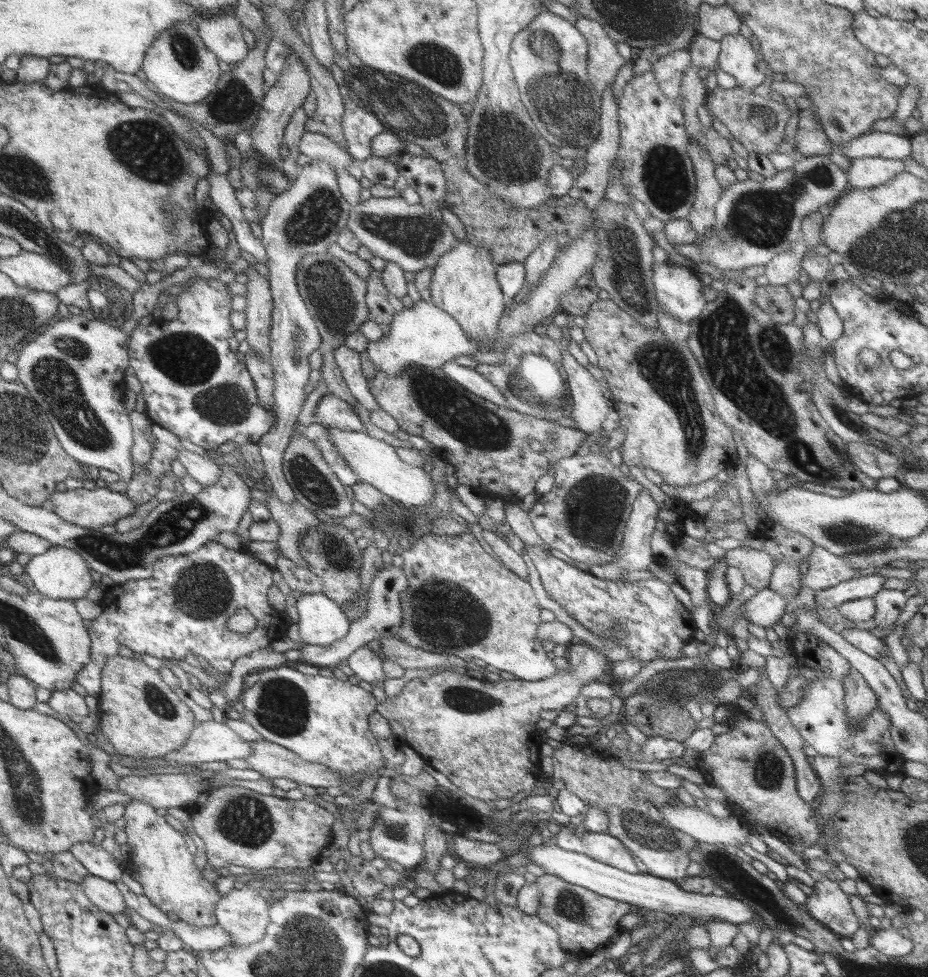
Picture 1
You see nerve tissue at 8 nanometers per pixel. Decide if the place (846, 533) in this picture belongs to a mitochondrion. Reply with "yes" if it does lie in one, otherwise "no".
yes

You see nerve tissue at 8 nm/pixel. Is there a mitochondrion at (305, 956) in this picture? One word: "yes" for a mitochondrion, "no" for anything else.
yes

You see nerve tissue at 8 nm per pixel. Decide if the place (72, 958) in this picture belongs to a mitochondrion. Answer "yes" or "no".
yes

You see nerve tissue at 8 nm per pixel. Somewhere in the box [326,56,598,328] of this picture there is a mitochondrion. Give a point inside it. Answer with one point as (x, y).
(505, 148)

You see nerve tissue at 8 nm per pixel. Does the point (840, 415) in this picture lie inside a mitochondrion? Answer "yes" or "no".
yes

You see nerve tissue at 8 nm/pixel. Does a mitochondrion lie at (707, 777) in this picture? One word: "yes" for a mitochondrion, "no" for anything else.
no

